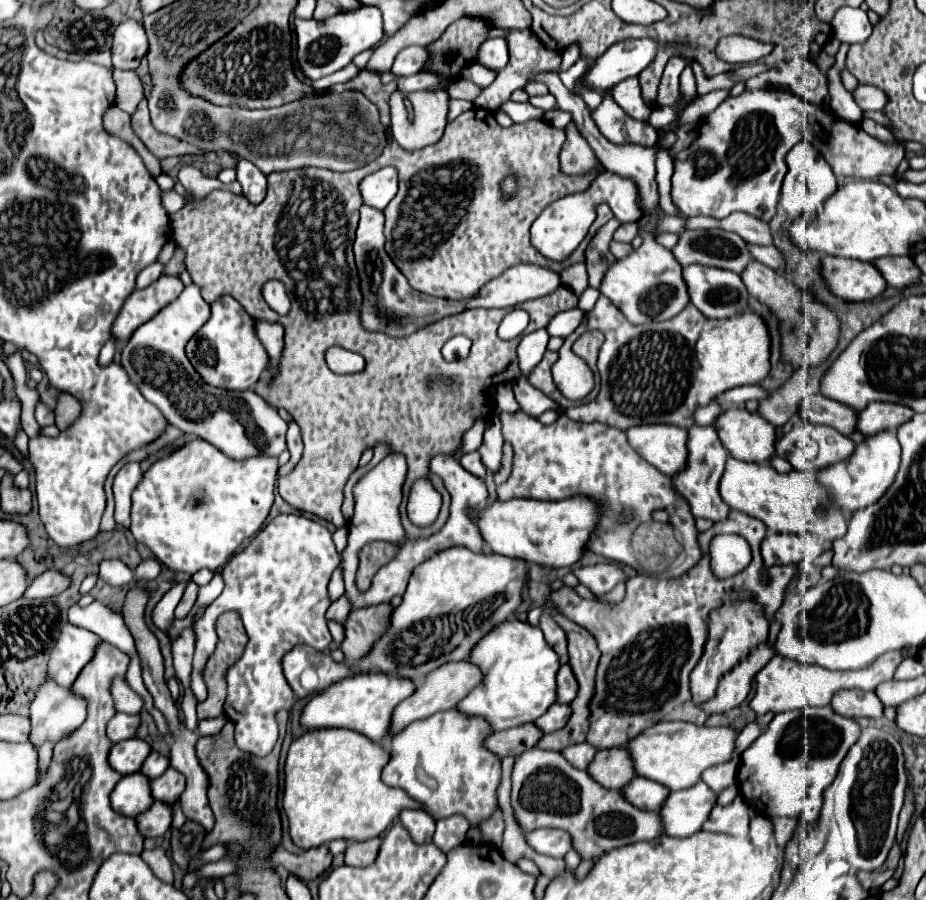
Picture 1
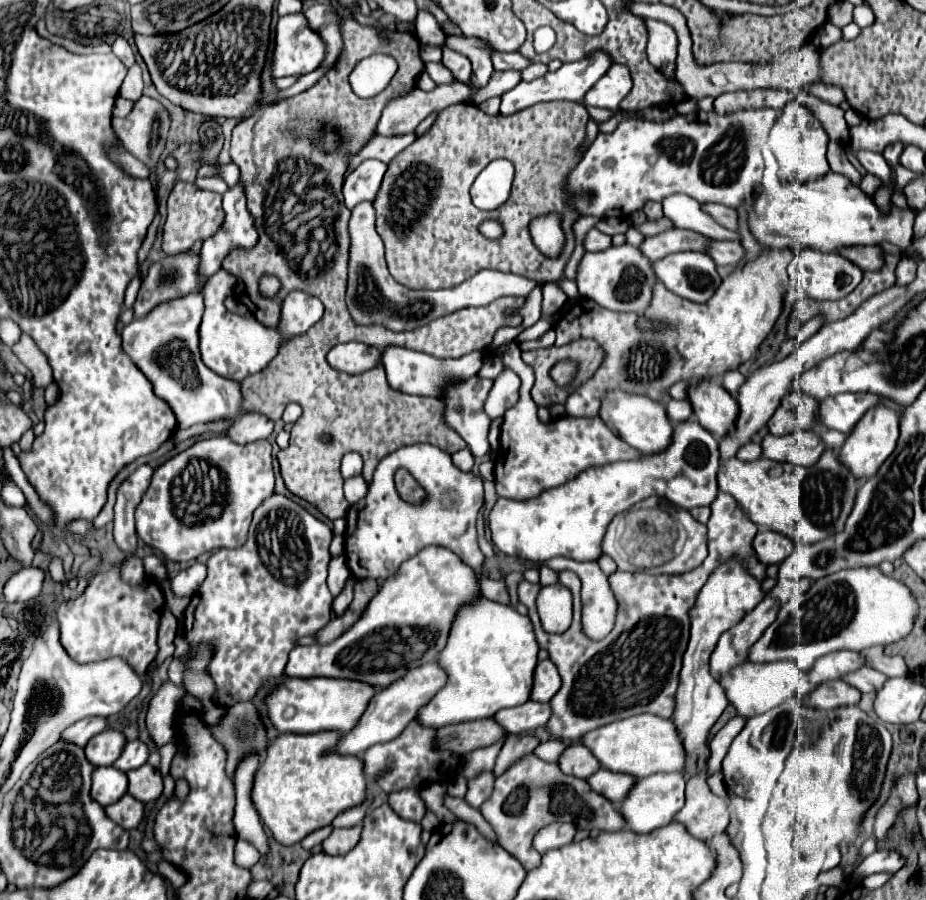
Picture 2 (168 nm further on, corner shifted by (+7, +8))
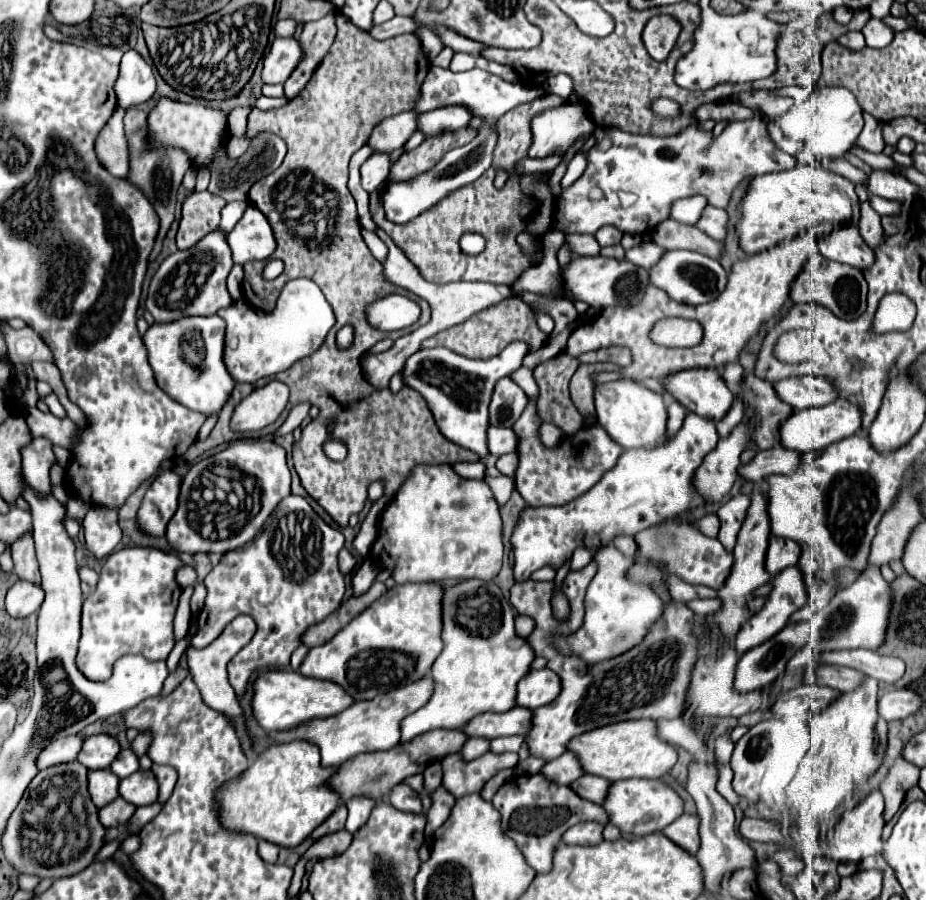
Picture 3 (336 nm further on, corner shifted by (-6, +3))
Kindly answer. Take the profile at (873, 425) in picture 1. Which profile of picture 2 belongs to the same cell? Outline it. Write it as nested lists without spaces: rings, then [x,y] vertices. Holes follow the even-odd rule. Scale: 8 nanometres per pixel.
[[[870,392],[832,396],[822,402],[822,426],[850,434],[858,420],[878,404],[882,404],[880,396]]]

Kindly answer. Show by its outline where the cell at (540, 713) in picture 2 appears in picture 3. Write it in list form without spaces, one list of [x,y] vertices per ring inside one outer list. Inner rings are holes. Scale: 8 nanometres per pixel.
[[[513,707],[507,713],[481,713],[473,717],[467,725],[463,725],[463,733],[467,737],[483,737],[495,739],[505,735],[527,735],[531,727],[531,711],[523,707]]]

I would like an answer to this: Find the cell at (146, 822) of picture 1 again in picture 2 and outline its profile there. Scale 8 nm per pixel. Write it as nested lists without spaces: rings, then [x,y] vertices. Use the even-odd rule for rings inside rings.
[[[126,794],[122,796],[122,800],[118,800],[118,804],[106,806],[106,814],[124,830],[134,830],[144,820],[144,804]]]

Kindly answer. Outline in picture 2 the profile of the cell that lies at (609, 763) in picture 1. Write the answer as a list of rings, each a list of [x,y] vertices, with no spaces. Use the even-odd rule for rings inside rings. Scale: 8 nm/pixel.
[[[572,744],[566,748],[566,752],[560,756],[560,768],[566,774],[578,776],[578,778],[590,778],[594,772],[602,768],[600,760],[594,758],[590,748],[582,744]]]

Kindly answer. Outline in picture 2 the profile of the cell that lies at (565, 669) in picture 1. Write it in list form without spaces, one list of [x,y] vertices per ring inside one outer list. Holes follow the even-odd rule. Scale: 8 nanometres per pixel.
[[[542,660],[538,662],[538,668],[534,672],[534,688],[532,688],[532,700],[538,702],[550,702],[552,696],[560,690],[562,680],[558,670],[554,668],[552,660]]]

